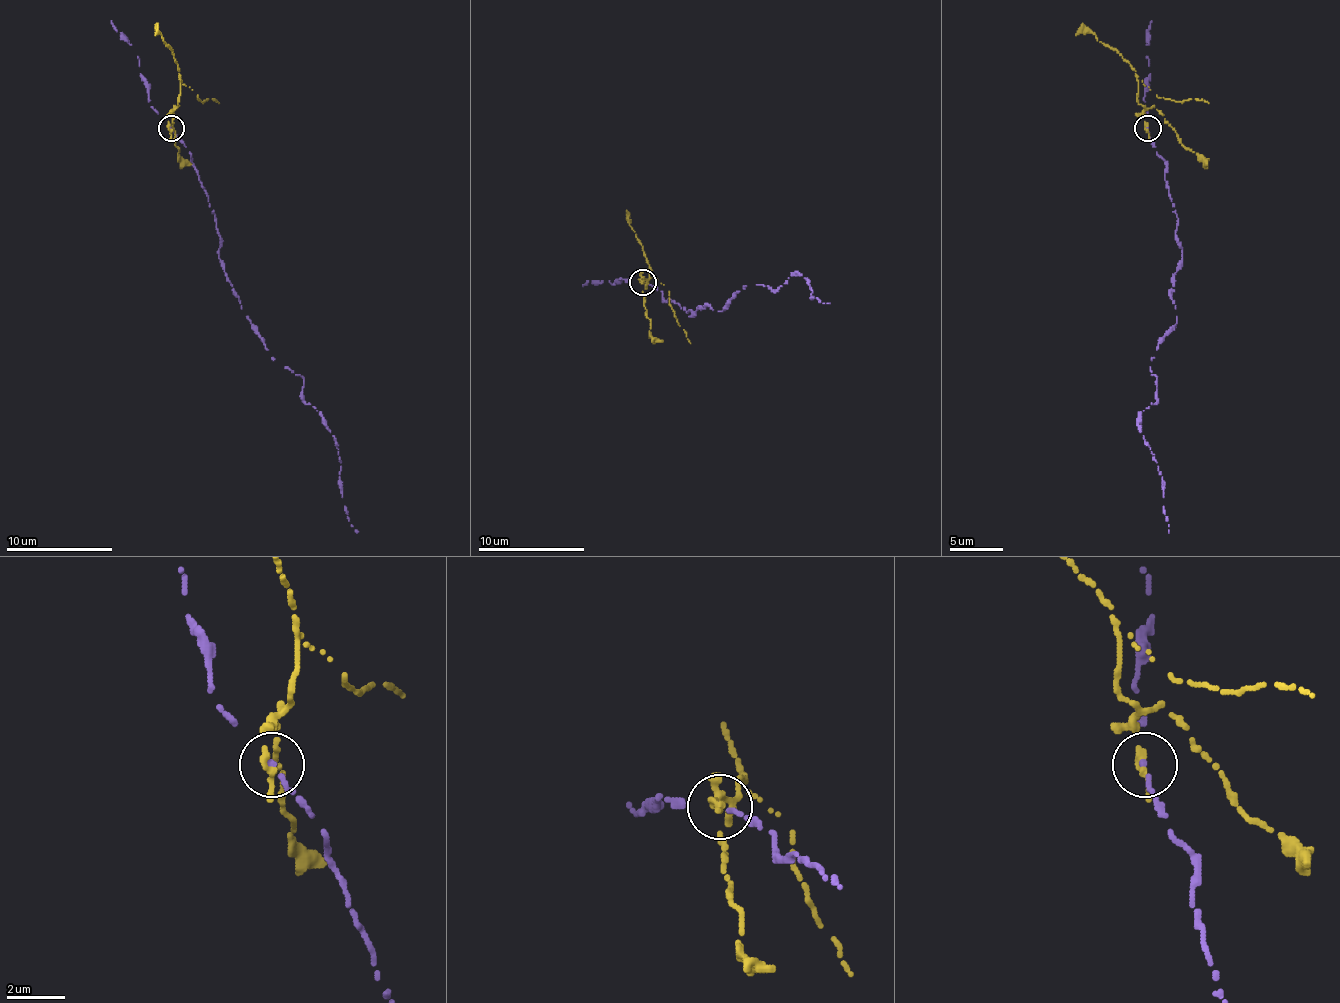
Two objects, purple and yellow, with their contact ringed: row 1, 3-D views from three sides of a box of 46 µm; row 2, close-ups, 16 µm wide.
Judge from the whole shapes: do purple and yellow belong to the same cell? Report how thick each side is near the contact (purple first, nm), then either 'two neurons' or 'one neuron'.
200 nm thick on the purple side, 320 nm on the other; two neurons

